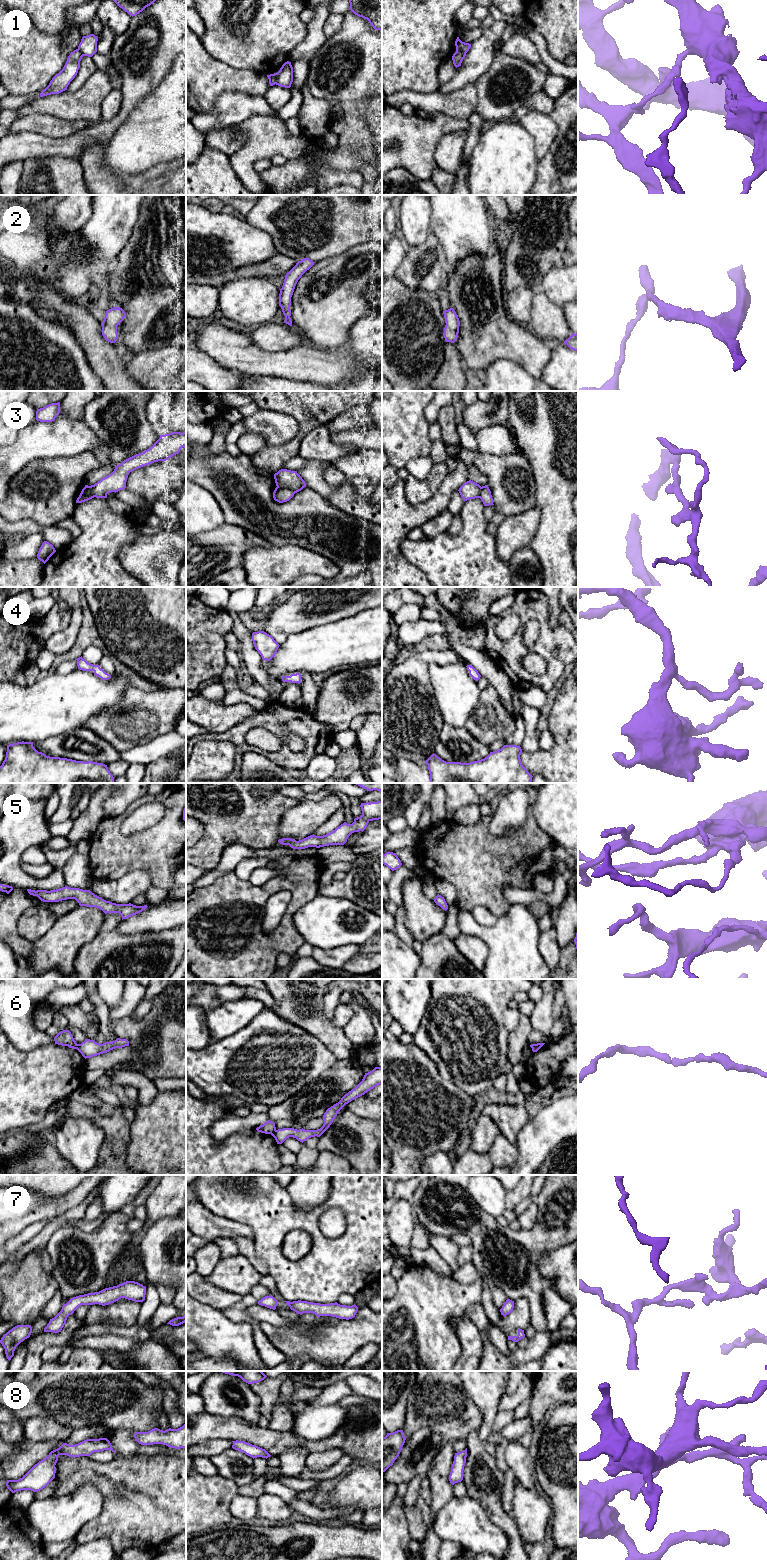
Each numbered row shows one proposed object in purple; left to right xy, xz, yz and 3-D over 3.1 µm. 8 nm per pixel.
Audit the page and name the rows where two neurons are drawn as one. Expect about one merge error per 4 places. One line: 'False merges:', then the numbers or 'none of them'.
False merges: 1, 3, 6

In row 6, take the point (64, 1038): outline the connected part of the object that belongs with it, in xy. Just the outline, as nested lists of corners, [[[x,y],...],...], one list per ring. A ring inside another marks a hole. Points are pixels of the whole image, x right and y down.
[[[63,1030],[54,1037],[55,1044],[68,1046],[69,1048],[78,1049],[79,1044],[74,1040],[69,1030]]]

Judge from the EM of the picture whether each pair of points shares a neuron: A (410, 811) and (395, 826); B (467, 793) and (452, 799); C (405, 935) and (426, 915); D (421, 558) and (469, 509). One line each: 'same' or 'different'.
A: different
B: same
C: different
D: same

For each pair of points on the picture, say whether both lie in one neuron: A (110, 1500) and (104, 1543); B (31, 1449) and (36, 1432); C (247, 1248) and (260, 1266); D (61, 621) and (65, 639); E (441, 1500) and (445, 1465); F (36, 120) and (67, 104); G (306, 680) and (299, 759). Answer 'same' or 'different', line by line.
A: different
B: different
C: same
D: different
E: same
F: different
G: different

